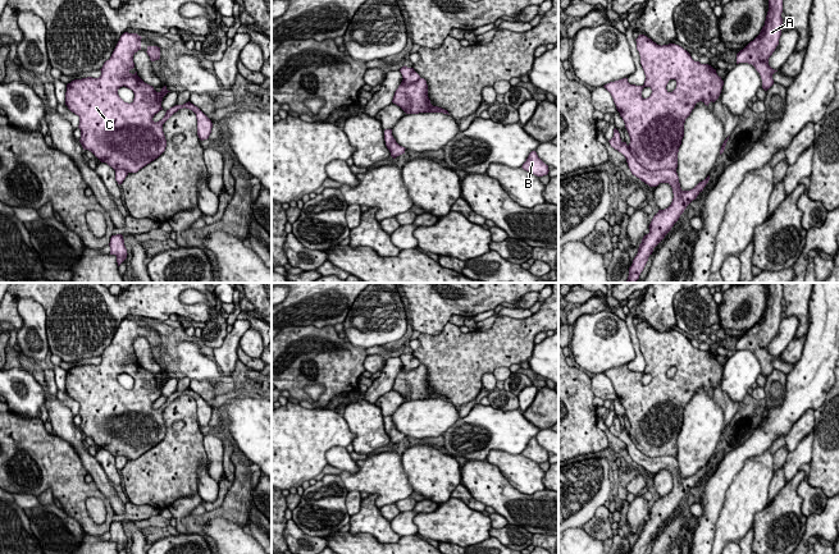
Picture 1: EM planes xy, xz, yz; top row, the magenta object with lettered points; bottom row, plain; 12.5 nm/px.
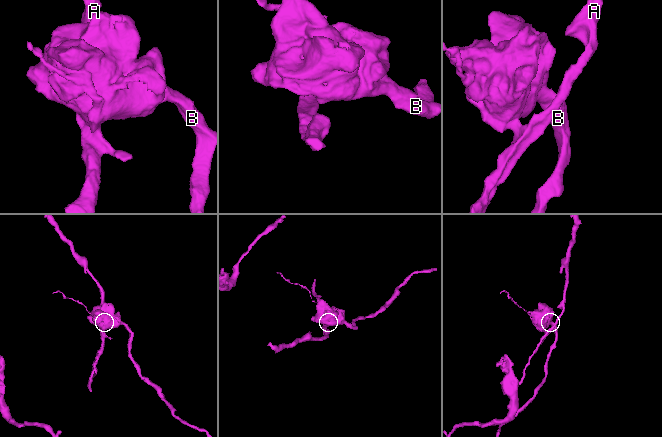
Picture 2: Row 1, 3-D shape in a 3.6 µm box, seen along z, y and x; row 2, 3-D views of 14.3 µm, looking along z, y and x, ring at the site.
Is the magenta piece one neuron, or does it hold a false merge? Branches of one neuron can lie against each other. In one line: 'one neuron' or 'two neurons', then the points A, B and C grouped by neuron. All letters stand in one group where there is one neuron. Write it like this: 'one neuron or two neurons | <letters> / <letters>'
two neurons | A / B C

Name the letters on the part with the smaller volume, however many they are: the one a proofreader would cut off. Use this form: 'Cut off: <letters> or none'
Cut off: A

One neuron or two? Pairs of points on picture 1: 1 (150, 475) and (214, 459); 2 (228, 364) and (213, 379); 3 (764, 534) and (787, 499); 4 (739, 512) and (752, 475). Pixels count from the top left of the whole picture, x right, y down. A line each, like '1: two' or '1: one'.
1: two
2: two
3: one
4: one

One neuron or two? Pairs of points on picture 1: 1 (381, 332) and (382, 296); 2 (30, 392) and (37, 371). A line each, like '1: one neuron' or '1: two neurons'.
1: one neuron
2: two neurons

